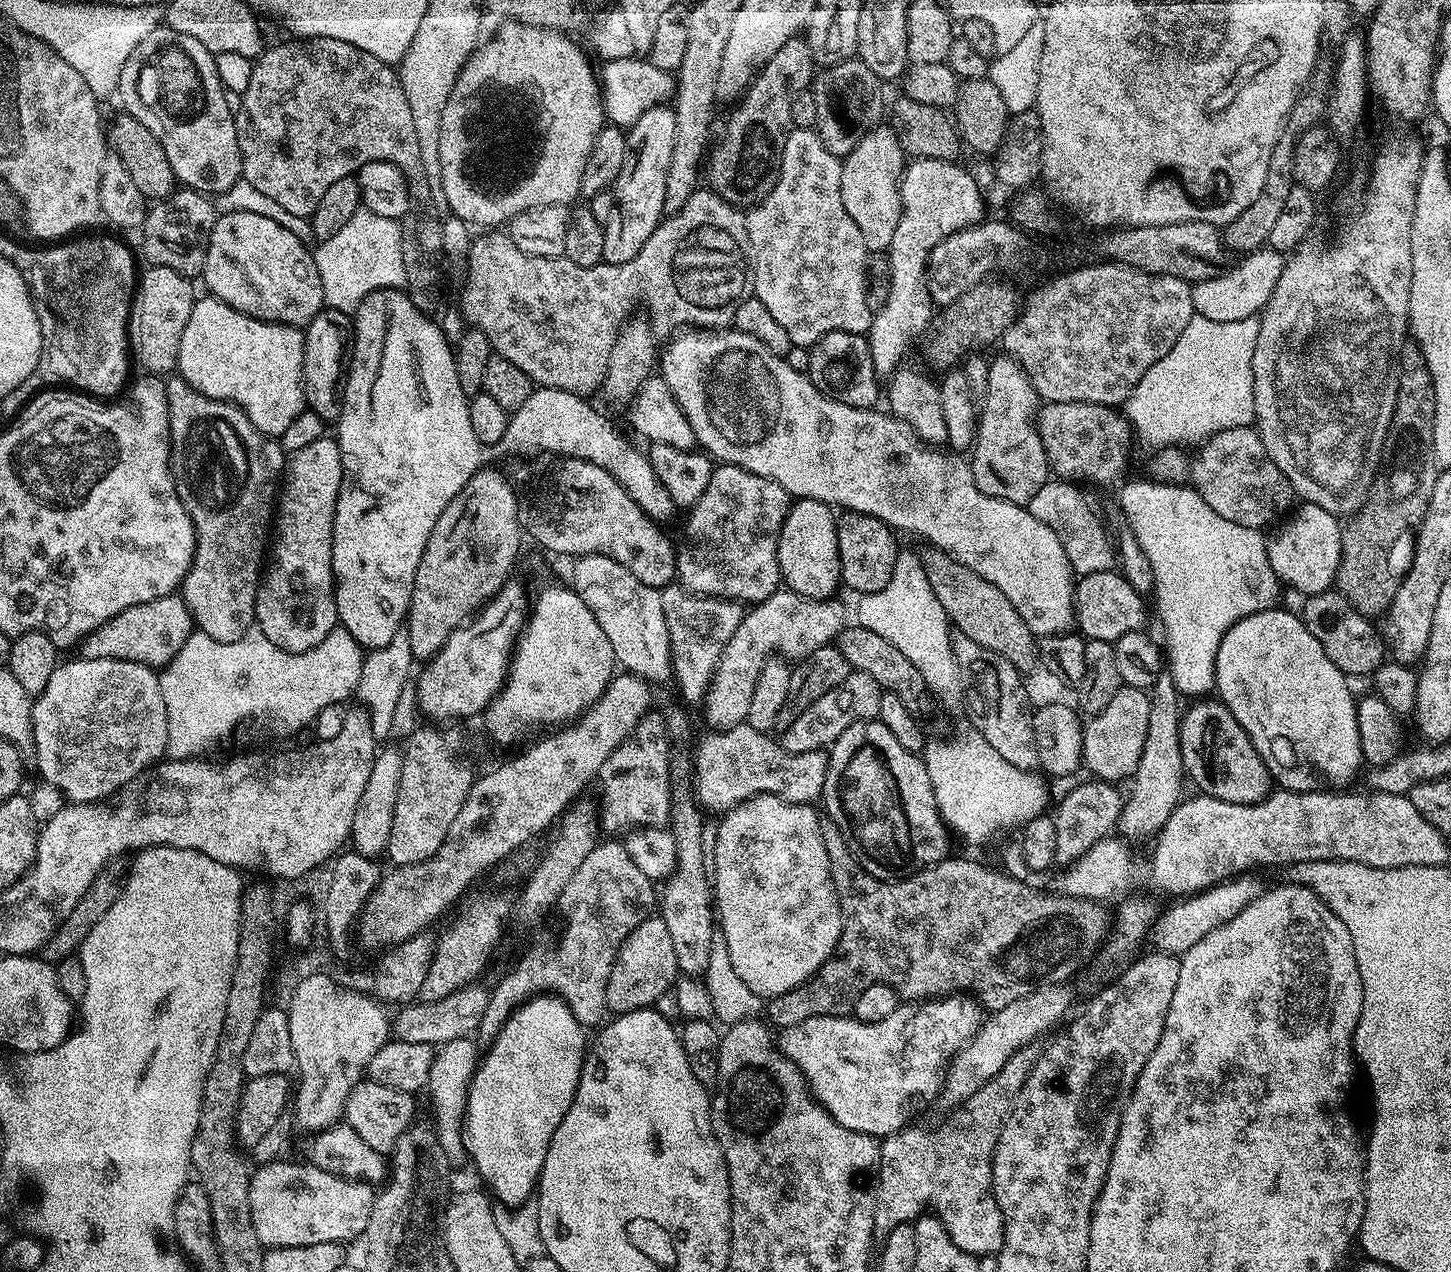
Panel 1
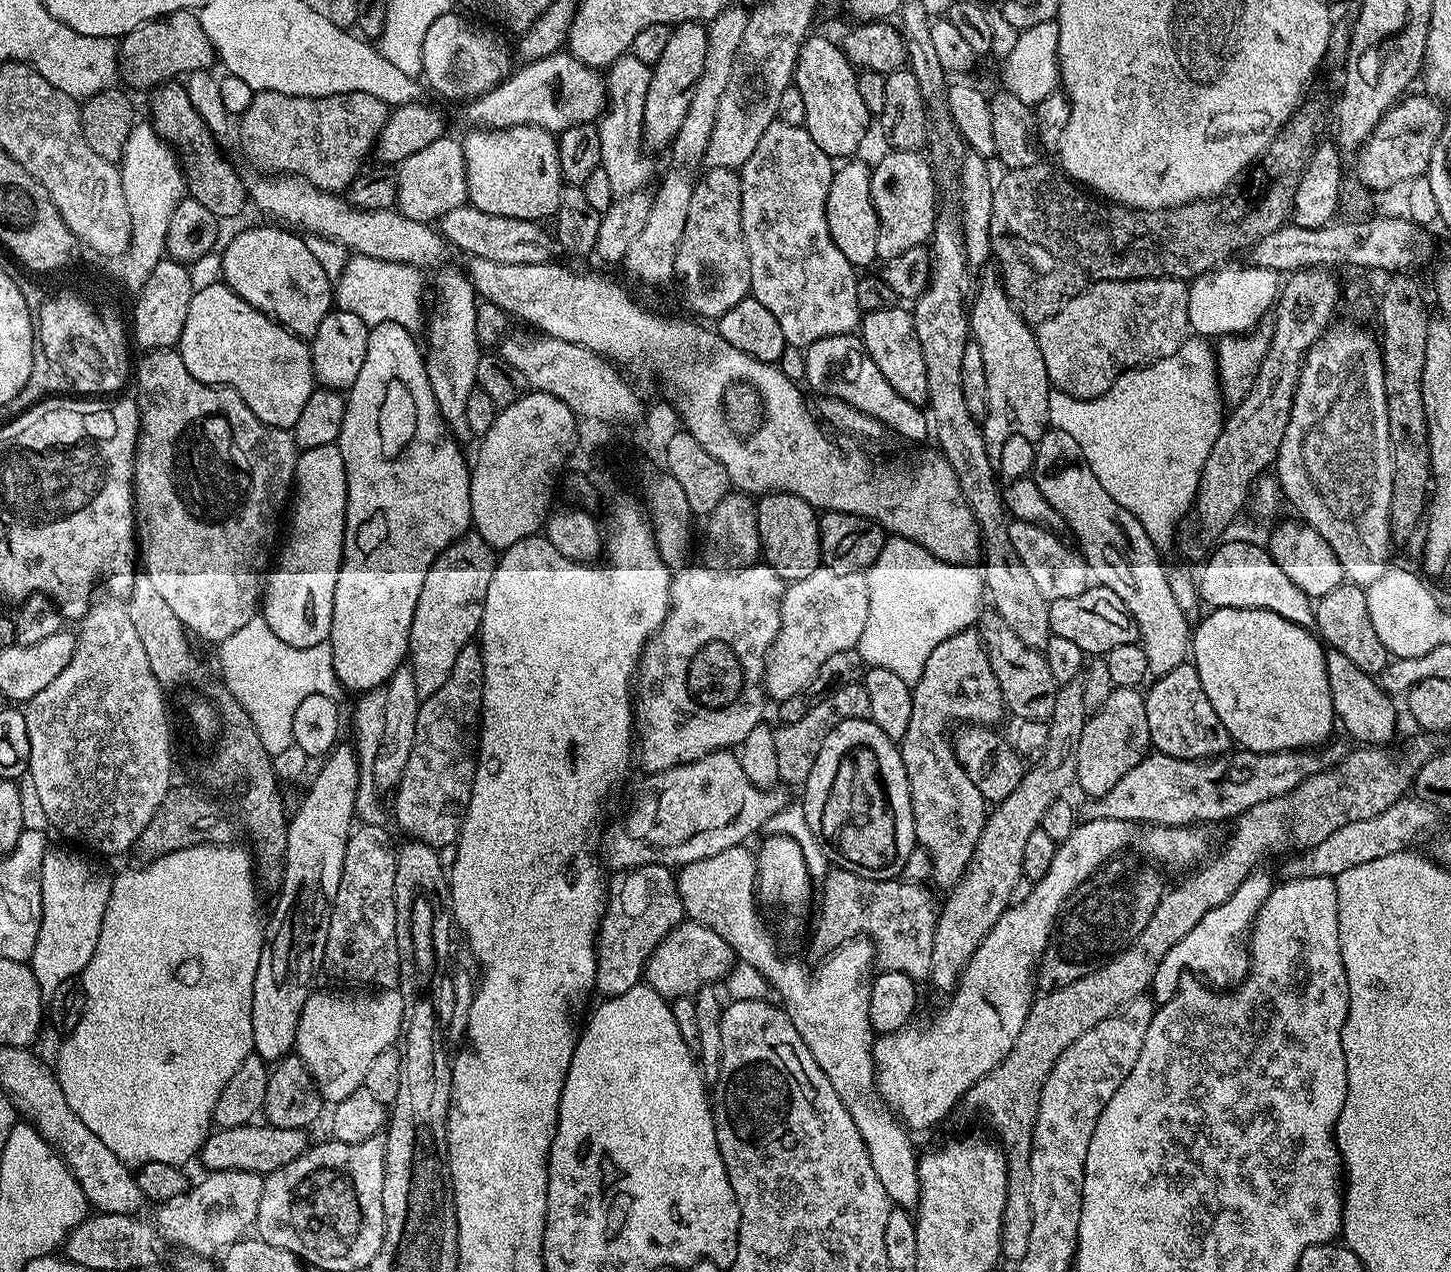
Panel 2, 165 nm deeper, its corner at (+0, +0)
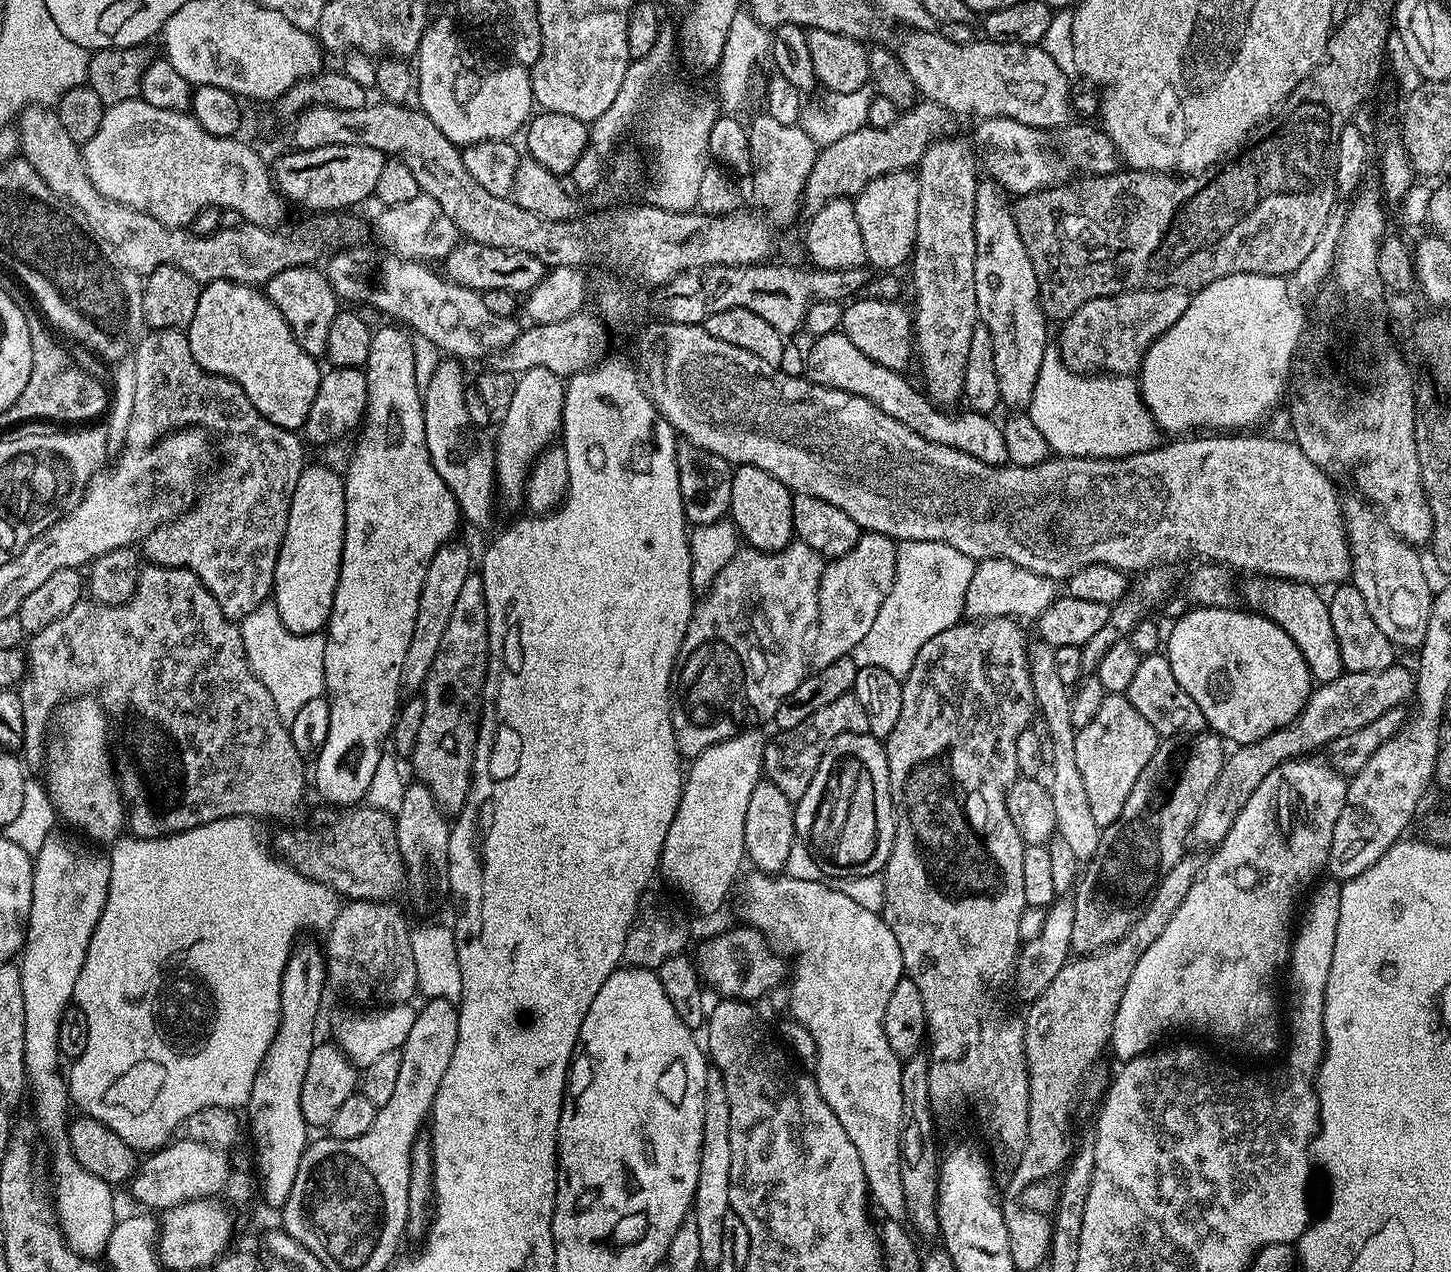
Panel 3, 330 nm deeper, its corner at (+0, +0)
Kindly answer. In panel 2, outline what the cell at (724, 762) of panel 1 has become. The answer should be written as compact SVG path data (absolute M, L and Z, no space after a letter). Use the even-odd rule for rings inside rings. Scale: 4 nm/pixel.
M732 750L708 752L689 764L679 764L665 772L653 772L643 777L645 780L636 788L632 796L632 805L621 820L607 825L602 836L602 848L608 851L606 864L612 870L641 868L644 864L661 864L675 869L690 862L698 862L702 858L714 858L714 854L722 854L722 850L739 848L756 831L763 829L768 819L787 807L790 797L779 792L779 787L760 788L750 778L746 778L746 770L740 765L739 755Z

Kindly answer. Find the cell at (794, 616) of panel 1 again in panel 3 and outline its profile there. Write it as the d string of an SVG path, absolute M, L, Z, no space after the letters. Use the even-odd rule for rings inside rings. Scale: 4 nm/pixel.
M864 532L856 545L837 560L828 560L820 579L820 619L810 640L810 660L816 668L849 655L866 638L890 586L894 586L897 541L877 532Z

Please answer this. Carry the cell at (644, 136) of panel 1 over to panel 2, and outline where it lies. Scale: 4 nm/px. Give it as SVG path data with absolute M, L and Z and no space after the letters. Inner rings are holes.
M687 20L672 28L670 39L662 49L662 58L651 65L652 77L646 93L643 143L649 148L667 149L676 139L678 130L690 110L690 98L694 98L694 86L702 78L702 65L706 59L708 29L703 23Z

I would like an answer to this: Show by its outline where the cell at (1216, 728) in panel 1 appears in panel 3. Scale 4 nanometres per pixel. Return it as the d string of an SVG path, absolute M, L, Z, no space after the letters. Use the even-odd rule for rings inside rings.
M1145 655L1140 661L1138 671L1134 673L1126 695L1134 710L1138 710L1138 714L1142 714L1142 718L1146 718L1150 726L1154 726L1157 737L1187 737L1193 732L1205 731L1202 710L1198 710L1198 702L1194 702L1194 698L1190 698L1190 694L1186 694L1182 686L1178 686L1178 678L1174 678L1174 670L1170 670L1167 655Z

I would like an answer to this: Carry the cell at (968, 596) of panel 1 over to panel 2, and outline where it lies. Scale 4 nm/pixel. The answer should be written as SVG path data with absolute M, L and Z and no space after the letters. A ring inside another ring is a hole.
M994 610L983 613L978 621L978 631L983 638L991 670L999 682L1007 711L1020 720L1047 721L1054 708L1058 685L1050 666L1047 666L1043 653L1039 649L1026 647L1010 626Z

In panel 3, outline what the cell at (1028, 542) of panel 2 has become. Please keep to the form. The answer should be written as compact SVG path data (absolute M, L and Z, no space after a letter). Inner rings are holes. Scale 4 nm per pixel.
M998 558L981 560L977 563L974 578L970 578L970 586L966 590L964 616L976 622L989 620L995 616L1010 616L1021 621L1036 622L1039 621L1040 615L1058 599L1056 588L1058 588L1057 581L1042 574L1034 574L1009 560Z

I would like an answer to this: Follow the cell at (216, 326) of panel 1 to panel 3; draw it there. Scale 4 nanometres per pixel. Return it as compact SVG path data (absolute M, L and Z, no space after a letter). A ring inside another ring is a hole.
M210 280L201 287L198 298L198 310L194 310L194 318L188 323L186 335L190 342L190 354L198 366L215 376L224 376L233 380L250 398L254 407L267 420L283 428L303 429L306 414L310 414L310 406L314 406L314 394L318 394L318 386L322 375L317 357L306 354L302 346L294 338L286 318L270 302L270 298L259 287L251 284L235 284L229 280Z

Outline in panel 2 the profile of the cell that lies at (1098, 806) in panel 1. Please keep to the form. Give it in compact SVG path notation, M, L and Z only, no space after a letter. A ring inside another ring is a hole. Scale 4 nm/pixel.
M1331 744L1319 750L1232 750L1210 760L1183 760L1153 751L1134 770L1124 774L1114 790L1089 799L1084 812L1082 808L1082 816L1084 820L1125 820L1137 826L1209 826L1219 820L1232 822L1246 810L1258 806L1258 802L1288 796L1290 790L1302 786L1311 776L1335 767L1346 755L1346 748Z

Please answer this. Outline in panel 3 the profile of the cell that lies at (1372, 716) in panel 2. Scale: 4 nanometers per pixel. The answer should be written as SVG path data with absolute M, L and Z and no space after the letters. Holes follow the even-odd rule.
M1252 576L1248 580L1244 586L1244 594L1249 602L1247 605L1259 610L1290 635L1292 641L1302 651L1303 657L1306 659L1307 668L1310 670L1313 679L1316 679L1319 683L1324 683L1342 676L1344 671L1341 662L1341 651L1338 648L1334 626L1331 625L1327 599L1323 595L1320 596L1319 592L1321 591L1312 584L1298 583L1296 580L1284 580L1278 577Z

